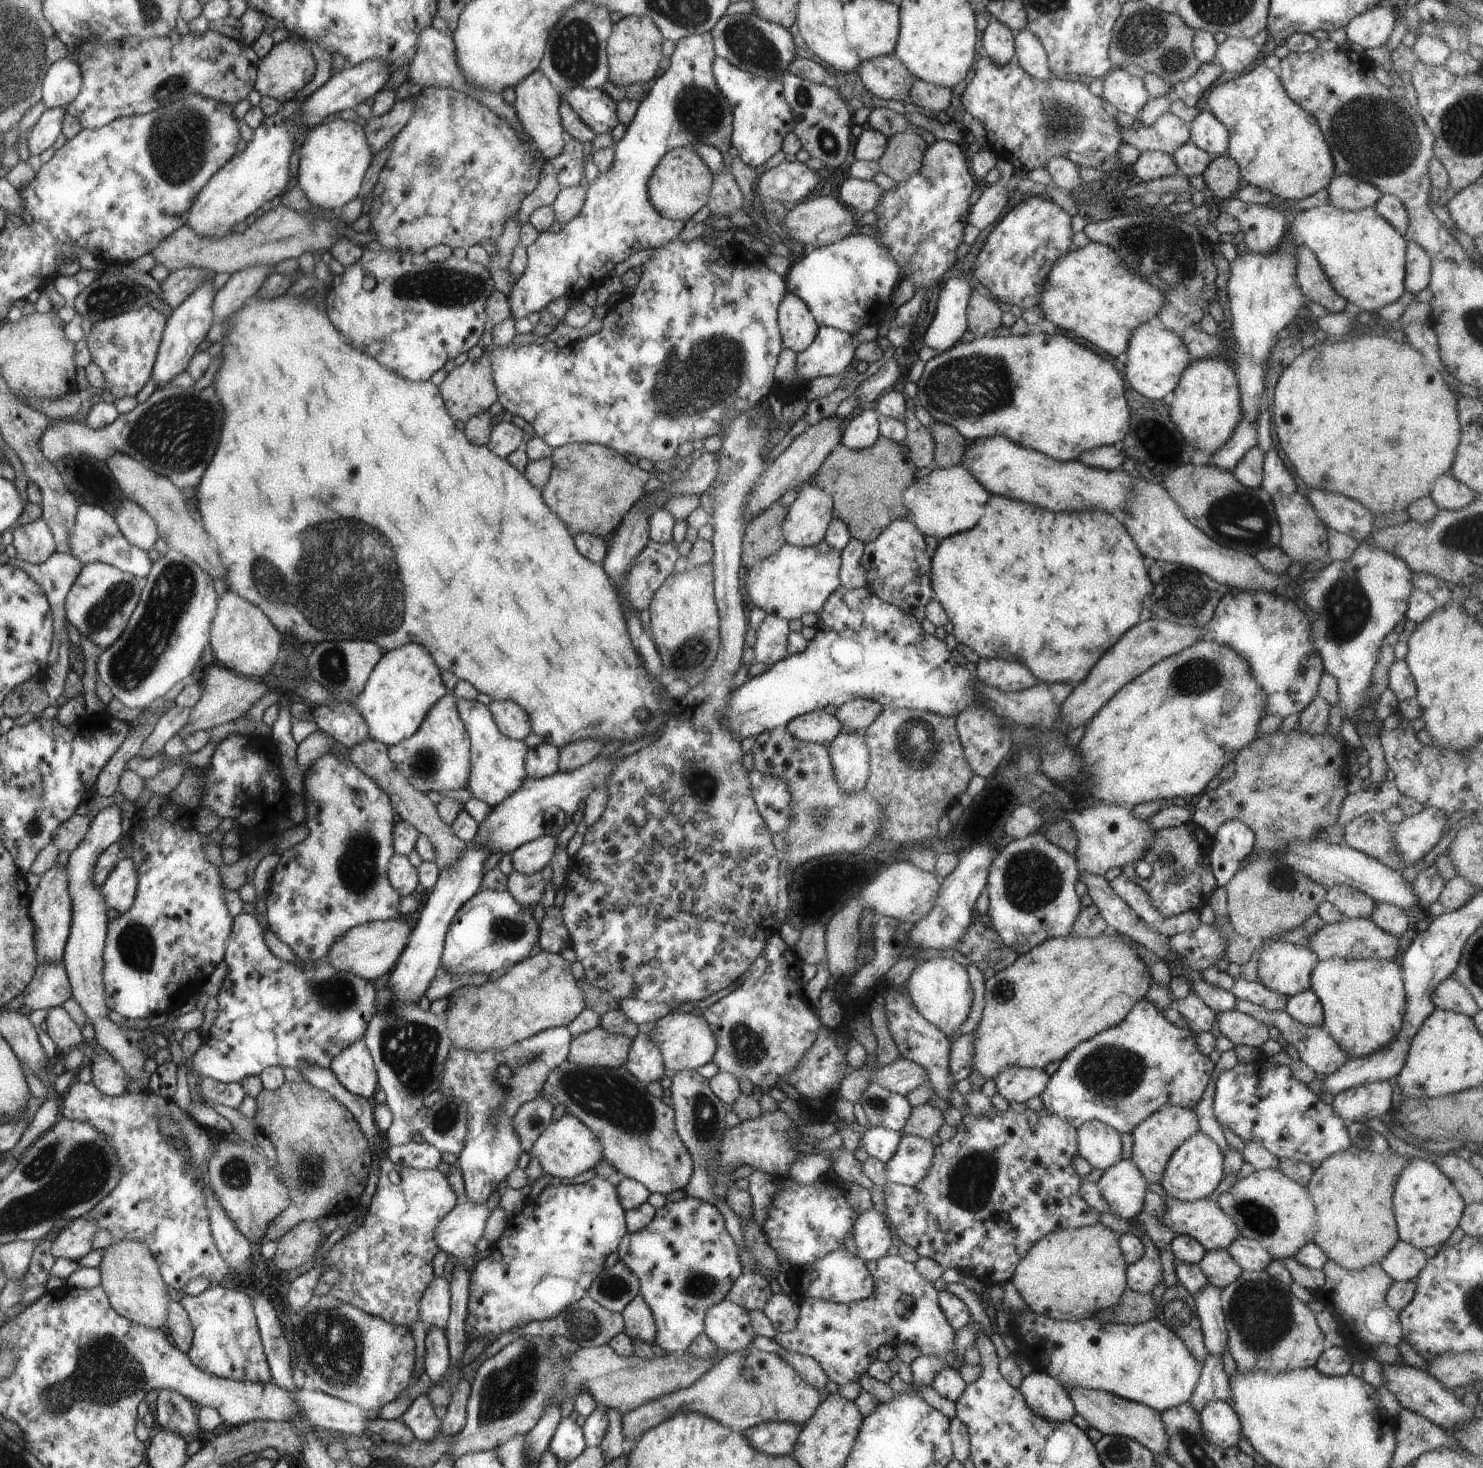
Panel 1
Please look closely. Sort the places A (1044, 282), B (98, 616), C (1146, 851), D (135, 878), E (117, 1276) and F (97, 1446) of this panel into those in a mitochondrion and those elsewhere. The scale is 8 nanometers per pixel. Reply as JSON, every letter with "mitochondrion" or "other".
{"A":"other","B":"mitochondrion","C":"other","D":"other","E":"other","F":"other"}

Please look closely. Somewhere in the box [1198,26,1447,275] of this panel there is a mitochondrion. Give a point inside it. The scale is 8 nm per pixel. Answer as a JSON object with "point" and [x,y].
{"point":[1359,136]}

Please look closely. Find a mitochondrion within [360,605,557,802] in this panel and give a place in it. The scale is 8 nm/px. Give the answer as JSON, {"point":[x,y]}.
{"point":[423,762]}

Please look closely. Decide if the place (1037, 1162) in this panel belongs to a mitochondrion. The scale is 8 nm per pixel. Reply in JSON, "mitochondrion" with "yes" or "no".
{"mitochondrion":"no"}

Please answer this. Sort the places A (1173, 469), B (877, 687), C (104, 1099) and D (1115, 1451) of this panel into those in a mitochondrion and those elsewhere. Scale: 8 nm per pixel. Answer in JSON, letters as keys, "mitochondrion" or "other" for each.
{"A":"other","B":"other","C":"other","D":"mitochondrion"}

